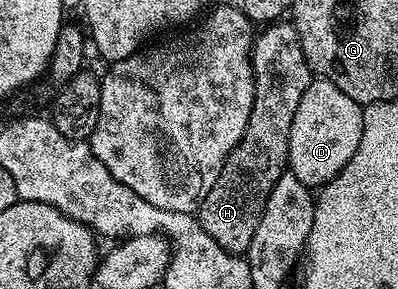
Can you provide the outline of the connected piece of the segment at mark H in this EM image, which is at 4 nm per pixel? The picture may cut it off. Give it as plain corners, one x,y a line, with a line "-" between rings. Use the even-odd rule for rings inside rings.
274,23
262,28
256,34
251,60
255,83
251,119
247,119
243,139
227,155
215,187
207,191
199,204
199,220
207,235
214,237
228,253
238,255
248,254
251,239
255,239
255,227
259,227
261,206
267,203
275,183
287,171
295,107
299,107
299,99
311,80
311,70
292,23

